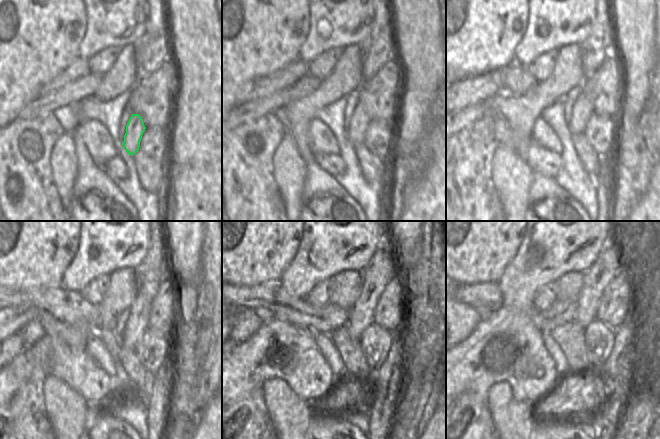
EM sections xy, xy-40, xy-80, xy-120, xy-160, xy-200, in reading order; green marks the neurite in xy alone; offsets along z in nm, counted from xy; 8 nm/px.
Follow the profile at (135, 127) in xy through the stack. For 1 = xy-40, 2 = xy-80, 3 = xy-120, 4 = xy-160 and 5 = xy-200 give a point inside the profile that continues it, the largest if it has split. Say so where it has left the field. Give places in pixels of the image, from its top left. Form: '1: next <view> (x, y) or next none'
1: next xy-40 (359, 122)
2: next xy-80 (583, 108)
3: next xy-120 (136, 325)
4: next xy-160 (381, 269)
5: next xy-200 (597, 277)

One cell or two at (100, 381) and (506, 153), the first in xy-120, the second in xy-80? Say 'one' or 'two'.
two

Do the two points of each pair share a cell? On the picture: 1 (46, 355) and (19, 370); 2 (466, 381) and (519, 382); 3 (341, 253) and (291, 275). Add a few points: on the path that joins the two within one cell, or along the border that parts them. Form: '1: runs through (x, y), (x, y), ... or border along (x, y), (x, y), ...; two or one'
1: runs through (39, 358), (33, 359), (26, 364); one
2: runs through (479, 375), (506, 375); one
3: runs through (329, 253), (325, 253), (303, 273); one

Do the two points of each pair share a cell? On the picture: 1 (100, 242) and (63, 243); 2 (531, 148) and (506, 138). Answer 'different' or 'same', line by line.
1: different
2: same

